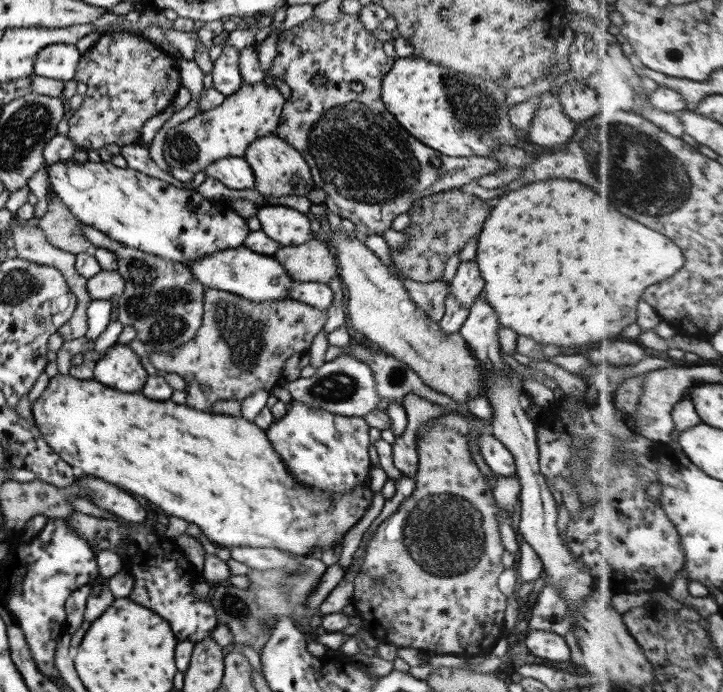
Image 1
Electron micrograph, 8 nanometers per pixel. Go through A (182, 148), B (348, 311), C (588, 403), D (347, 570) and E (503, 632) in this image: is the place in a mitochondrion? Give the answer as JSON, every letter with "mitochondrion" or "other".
{"A":"mitochondrion","B":"other","C":"other","D":"other","E":"other"}

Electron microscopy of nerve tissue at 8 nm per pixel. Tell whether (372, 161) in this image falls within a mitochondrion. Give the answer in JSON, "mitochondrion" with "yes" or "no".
{"mitochondrion":"yes"}

